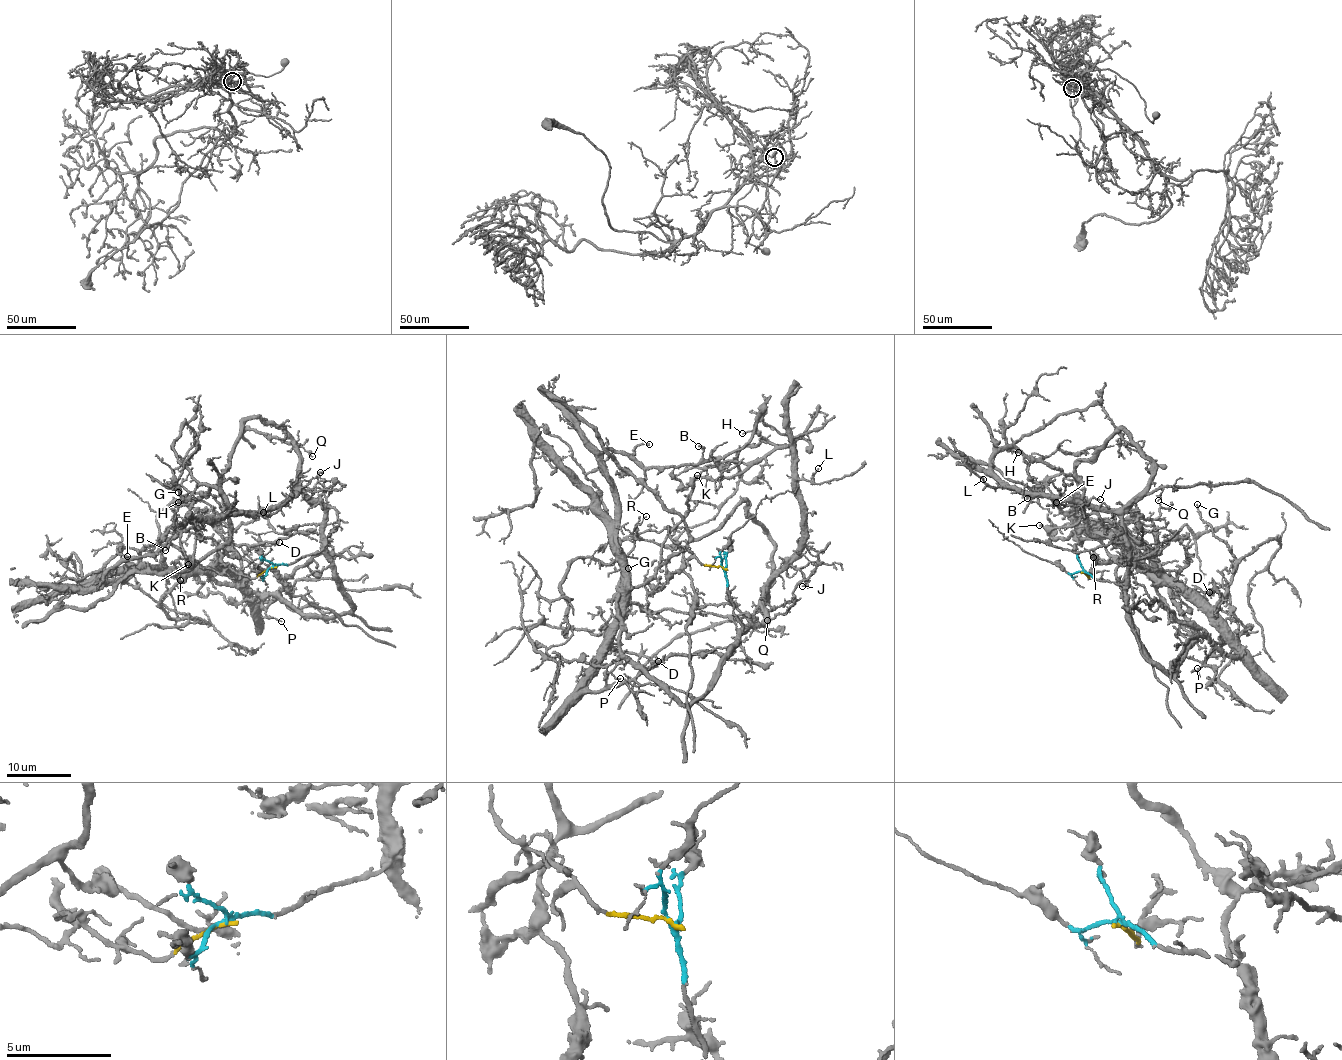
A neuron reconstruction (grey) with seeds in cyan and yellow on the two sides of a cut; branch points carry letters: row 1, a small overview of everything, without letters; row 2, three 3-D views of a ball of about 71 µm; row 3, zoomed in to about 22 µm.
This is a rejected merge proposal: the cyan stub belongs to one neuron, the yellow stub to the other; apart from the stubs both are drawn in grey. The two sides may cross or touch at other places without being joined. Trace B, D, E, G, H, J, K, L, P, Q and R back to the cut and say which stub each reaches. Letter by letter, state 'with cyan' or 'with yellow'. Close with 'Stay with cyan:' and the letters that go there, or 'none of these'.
B: with yellow
D: with yellow
E: with yellow
G: with yellow
H: with cyan
J: with cyan
K: with yellow
L: with cyan
P: with yellow
Q: with cyan
R: with yellow
Stay with cyan: H, J, L, Q

